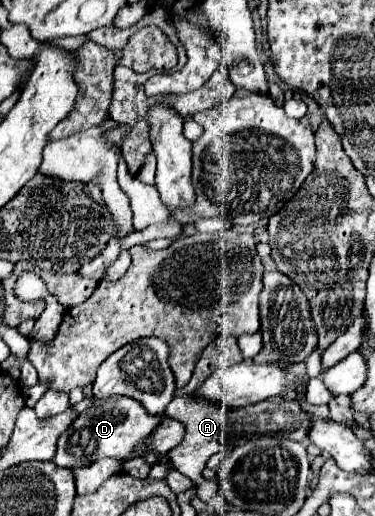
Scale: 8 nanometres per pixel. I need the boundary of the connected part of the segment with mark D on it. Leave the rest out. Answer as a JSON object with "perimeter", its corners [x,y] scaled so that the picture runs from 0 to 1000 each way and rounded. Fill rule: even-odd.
{"perimeter":[[[315,766],[277,773],[272,781],[219,797],[208,812],[197,812],[197,820],[160,843],[144,897],[155,905],[208,909],[277,886],[336,893],[357,886],[363,862],[379,859],[421,820],[427,812],[416,804],[400,804],[363,773],[315,769]]]}

